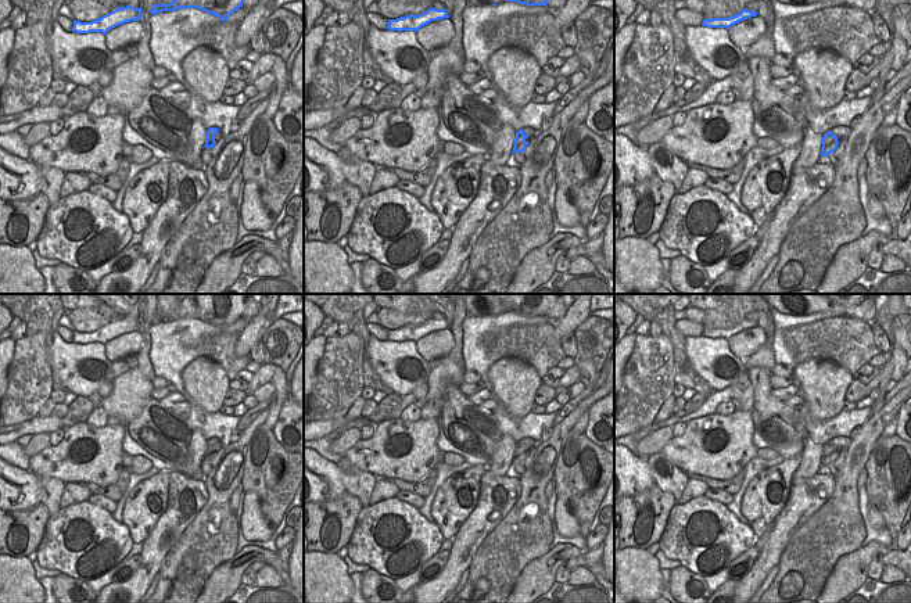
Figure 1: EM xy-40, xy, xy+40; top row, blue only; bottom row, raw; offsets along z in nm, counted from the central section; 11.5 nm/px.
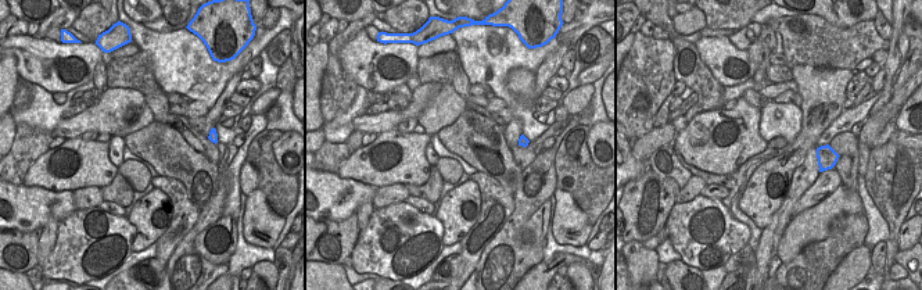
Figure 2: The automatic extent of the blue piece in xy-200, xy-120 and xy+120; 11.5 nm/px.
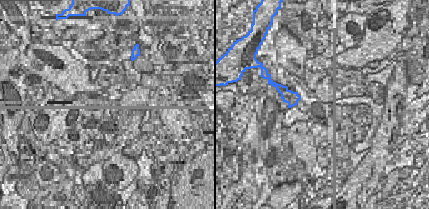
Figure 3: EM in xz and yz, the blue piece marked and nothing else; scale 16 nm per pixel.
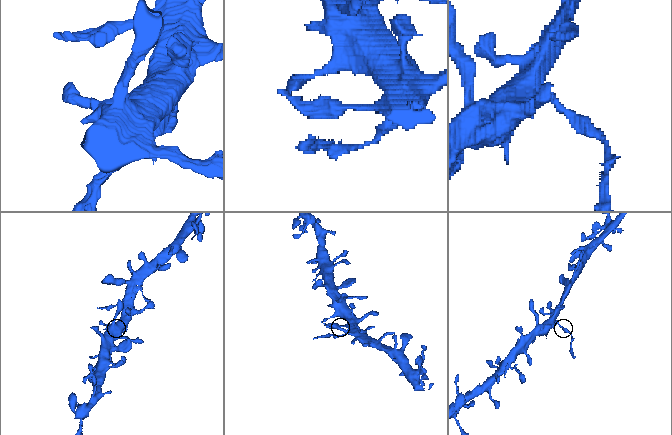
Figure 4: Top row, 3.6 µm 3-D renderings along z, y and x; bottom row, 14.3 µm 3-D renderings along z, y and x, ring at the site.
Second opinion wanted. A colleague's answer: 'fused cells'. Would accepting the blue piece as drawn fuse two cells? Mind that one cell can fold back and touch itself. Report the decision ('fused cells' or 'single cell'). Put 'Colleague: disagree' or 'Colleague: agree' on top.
Colleague: agree
fused cells

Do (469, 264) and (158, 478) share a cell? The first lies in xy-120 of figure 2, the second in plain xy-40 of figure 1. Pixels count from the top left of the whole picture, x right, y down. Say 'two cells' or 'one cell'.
two cells

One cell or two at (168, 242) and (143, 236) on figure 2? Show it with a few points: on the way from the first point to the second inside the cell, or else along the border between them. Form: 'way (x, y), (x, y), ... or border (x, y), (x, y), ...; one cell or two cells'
border (172, 210), (168, 228), (154, 242); two cells

